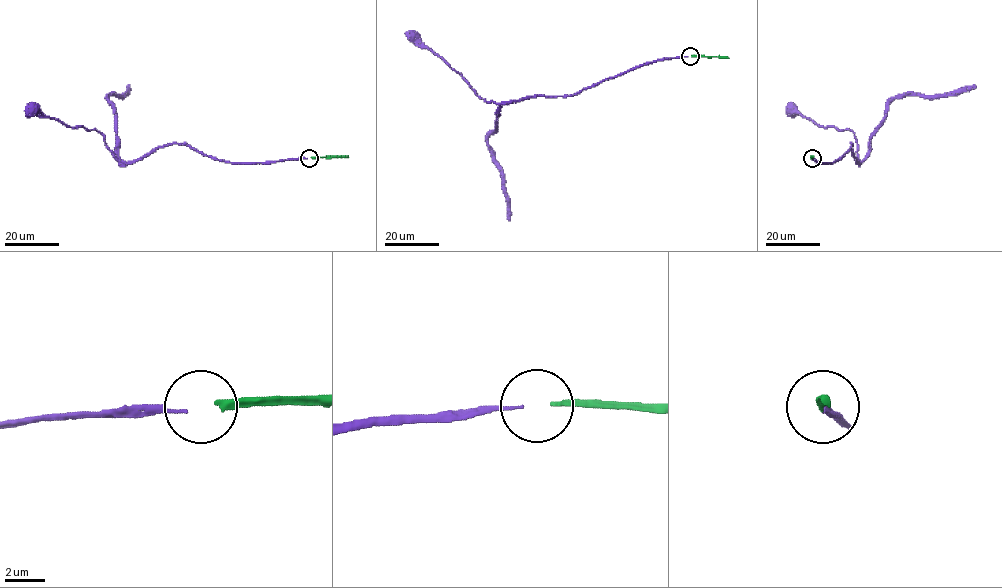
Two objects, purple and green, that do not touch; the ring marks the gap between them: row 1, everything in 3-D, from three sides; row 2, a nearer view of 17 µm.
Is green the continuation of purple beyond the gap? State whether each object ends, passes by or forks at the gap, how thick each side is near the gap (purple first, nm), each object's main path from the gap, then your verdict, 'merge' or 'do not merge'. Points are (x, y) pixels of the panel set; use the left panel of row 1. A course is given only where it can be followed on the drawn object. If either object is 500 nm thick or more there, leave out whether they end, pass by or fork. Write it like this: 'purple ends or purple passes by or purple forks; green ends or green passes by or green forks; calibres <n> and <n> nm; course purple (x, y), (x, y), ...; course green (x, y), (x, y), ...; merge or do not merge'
purple ends; green ends; calibres 140 and 280 nm; course purple (307, 158), (232, 163), (186, 145), (167, 144), (123, 163), (98, 131), (68, 127), (34, 109); course green (311, 157), (348, 156); merge

